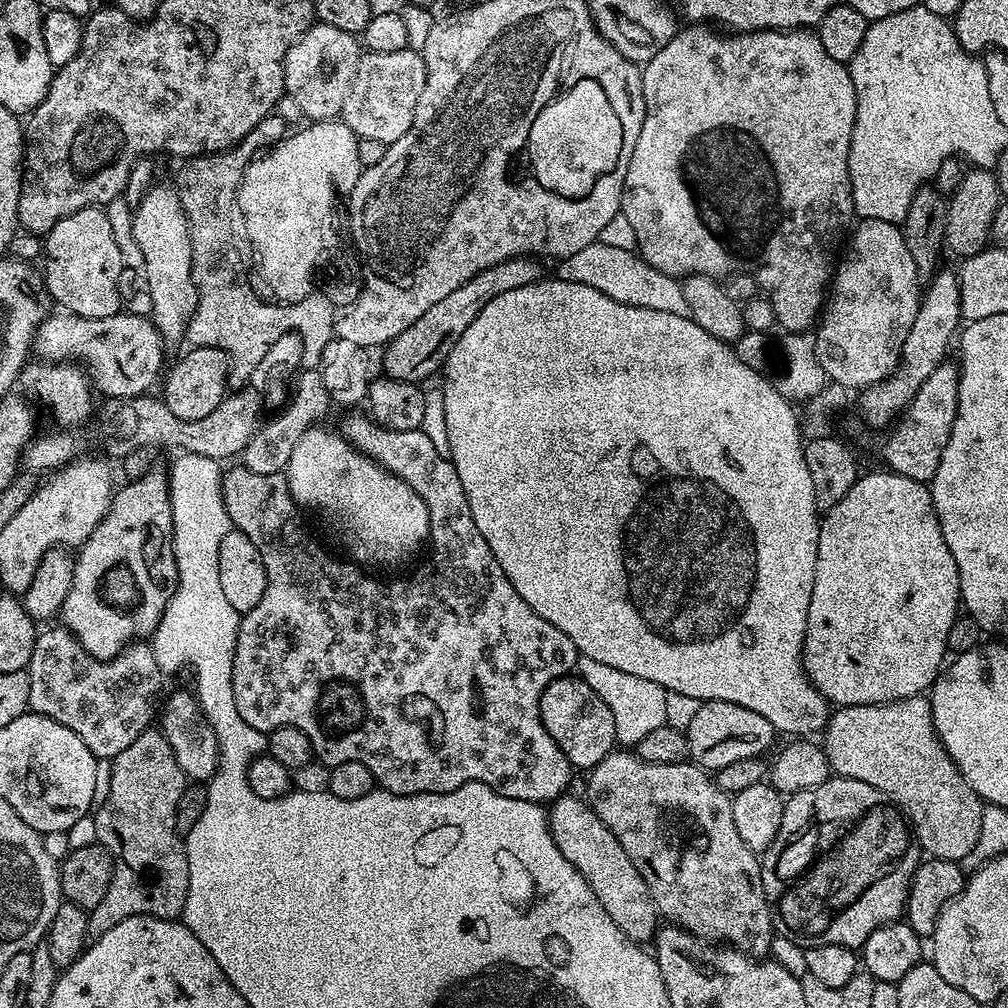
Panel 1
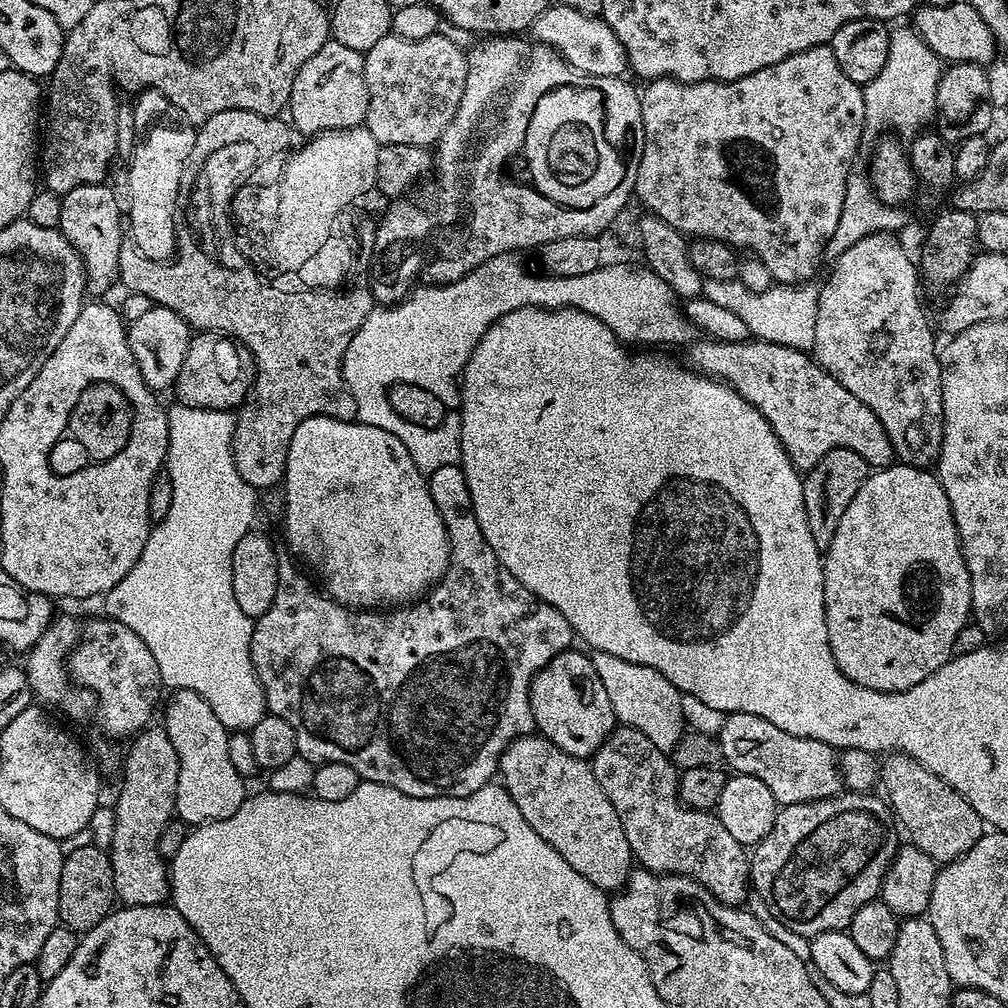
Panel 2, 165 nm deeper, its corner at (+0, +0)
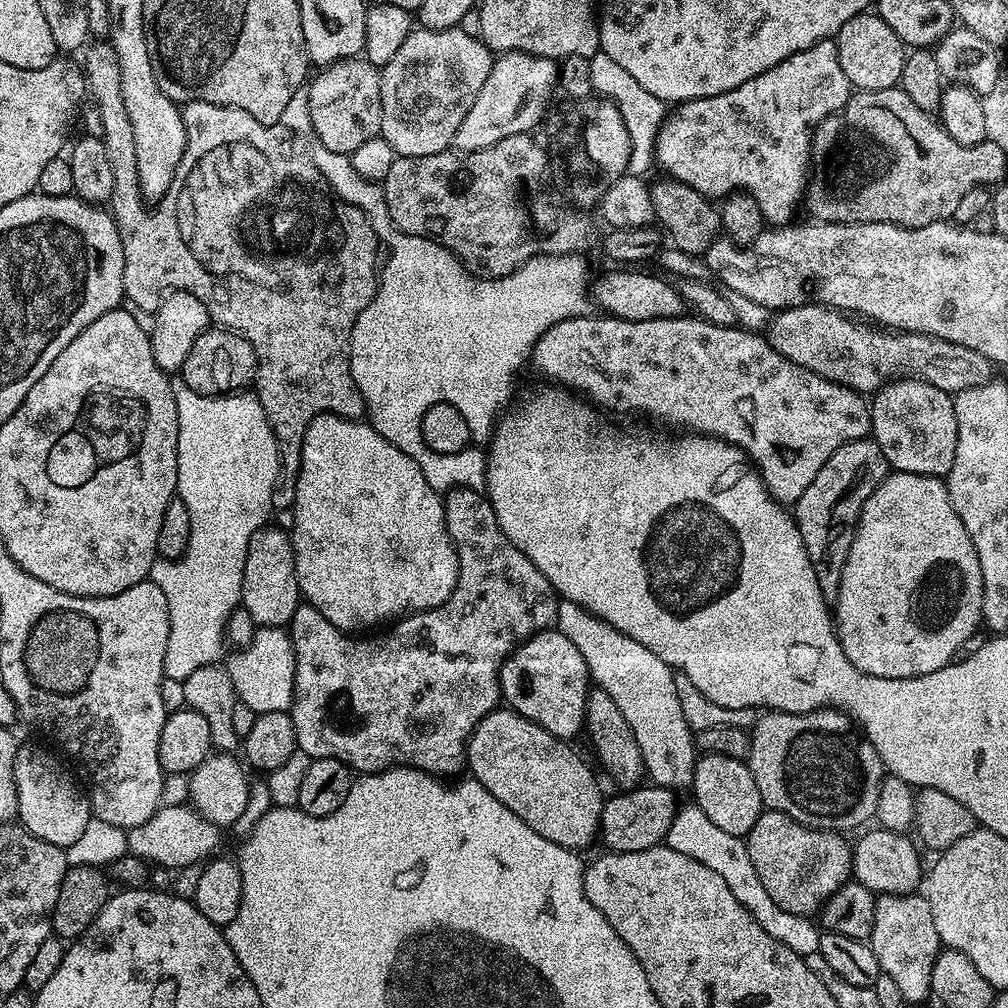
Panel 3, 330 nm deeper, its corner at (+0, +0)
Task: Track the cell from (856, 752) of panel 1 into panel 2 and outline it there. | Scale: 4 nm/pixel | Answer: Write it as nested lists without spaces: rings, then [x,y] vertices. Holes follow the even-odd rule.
[[[897,751],[885,755],[880,764],[880,780],[882,788],[884,784],[888,791],[887,799],[899,827],[903,831],[905,828],[914,847],[930,854],[937,865],[943,866],[957,860],[985,835],[986,825],[978,810],[974,810],[974,806],[970,806],[958,790],[942,782],[938,774],[926,770],[926,766],[919,764],[913,756]]]

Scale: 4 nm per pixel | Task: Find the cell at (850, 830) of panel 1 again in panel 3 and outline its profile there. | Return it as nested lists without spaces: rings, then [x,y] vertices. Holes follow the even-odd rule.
[[[765,810],[748,831],[746,843],[750,862],[758,870],[762,886],[782,910],[811,917],[819,913],[824,901],[832,897],[852,876],[852,849],[838,832],[808,828],[789,818],[784,812]]]

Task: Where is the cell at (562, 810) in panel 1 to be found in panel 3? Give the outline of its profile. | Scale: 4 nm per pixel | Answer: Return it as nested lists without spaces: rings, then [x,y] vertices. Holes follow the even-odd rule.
[[[497,710],[486,714],[482,722],[472,731],[468,739],[466,753],[466,768],[471,779],[482,782],[502,806],[514,810],[534,834],[542,834],[550,842],[563,848],[585,850],[592,843],[597,843],[600,835],[600,815],[603,812],[605,797],[600,797],[600,788],[592,777],[592,772],[568,749],[567,743],[561,742],[551,736],[542,726],[530,722],[524,716],[511,710]]]

